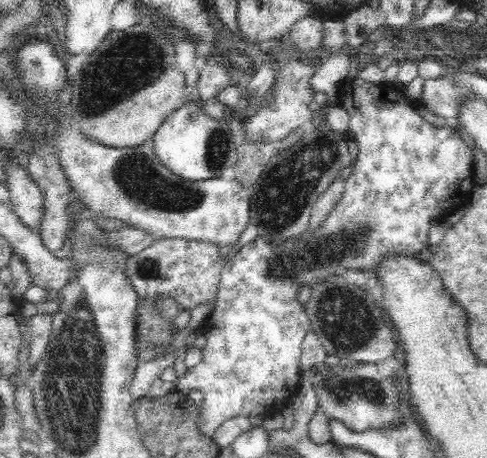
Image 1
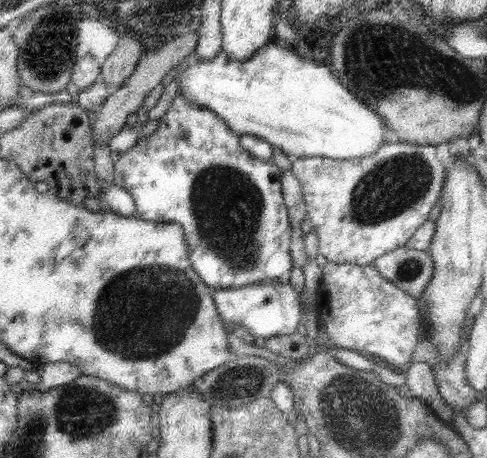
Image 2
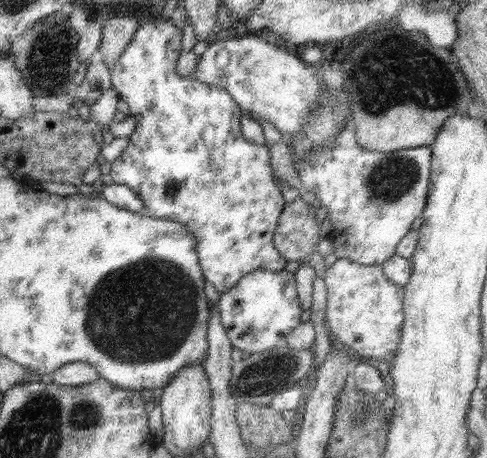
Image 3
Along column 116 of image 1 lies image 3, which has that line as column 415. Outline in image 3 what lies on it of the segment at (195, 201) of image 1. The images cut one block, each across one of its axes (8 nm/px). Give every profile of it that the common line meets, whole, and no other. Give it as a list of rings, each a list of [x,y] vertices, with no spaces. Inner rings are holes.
[[[347,124],[343,132],[333,140],[331,150],[313,154],[309,160],[297,166],[297,172],[301,188],[305,192],[315,194],[315,206],[325,208],[327,220],[331,224],[331,234],[327,236],[327,240],[331,242],[333,256],[337,260],[355,262],[359,266],[383,266],[387,258],[395,256],[399,240],[407,232],[411,232],[411,224],[425,210],[429,194],[429,178],[431,178],[431,146],[397,150],[391,154],[365,150],[359,146],[353,126]]]

